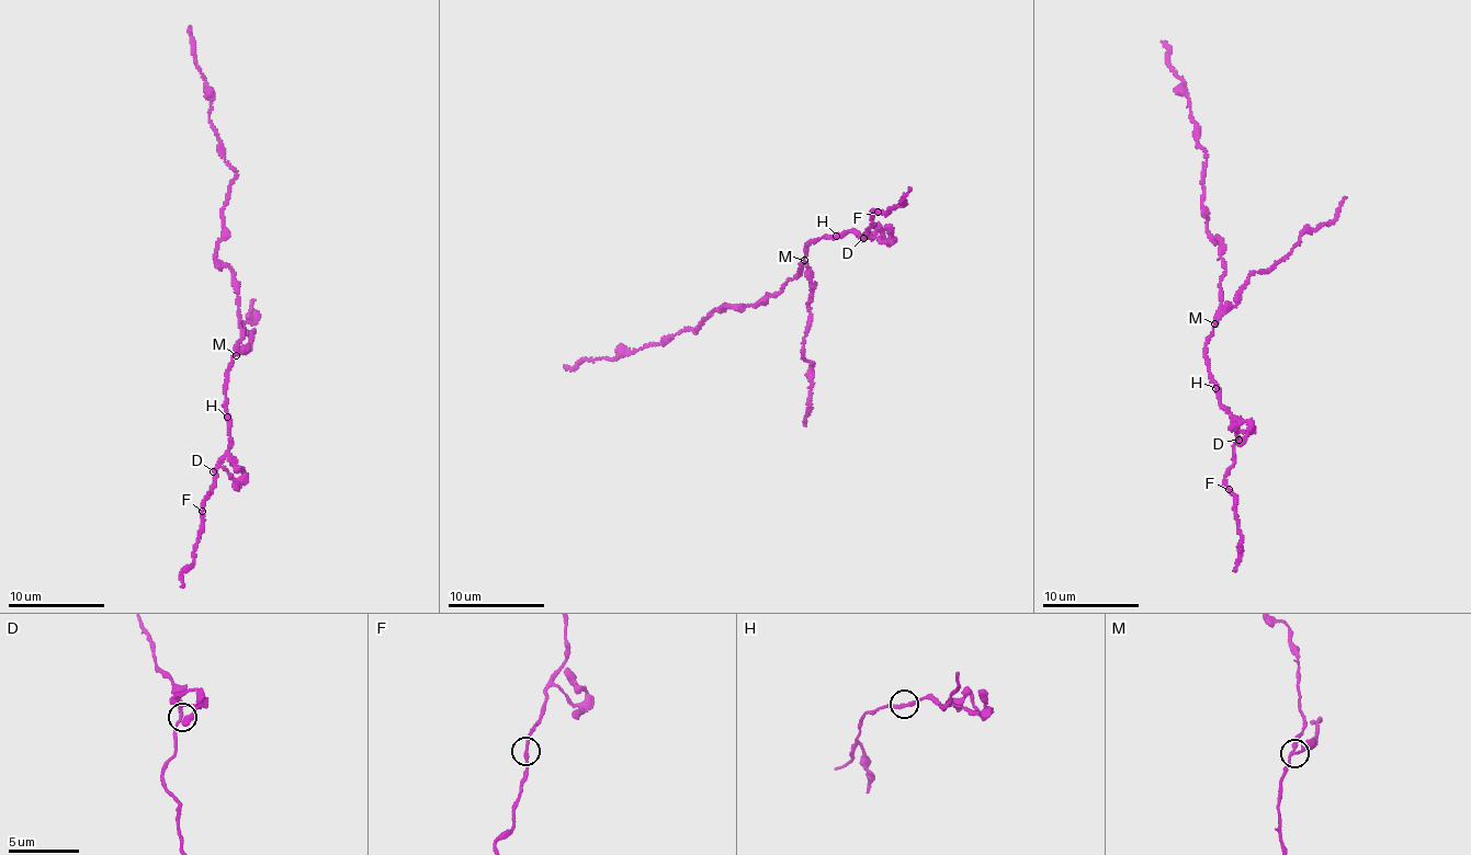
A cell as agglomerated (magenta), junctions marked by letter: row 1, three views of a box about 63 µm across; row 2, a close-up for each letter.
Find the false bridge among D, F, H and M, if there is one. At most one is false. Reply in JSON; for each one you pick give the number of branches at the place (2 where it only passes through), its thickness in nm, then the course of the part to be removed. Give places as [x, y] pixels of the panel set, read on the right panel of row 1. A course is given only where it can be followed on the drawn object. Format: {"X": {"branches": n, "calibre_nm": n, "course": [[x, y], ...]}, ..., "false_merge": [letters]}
{"M": {"branches": 3, "calibre_nm": 190, "course": [[1215, 322], [1248, 276], [1262, 273], [1292, 250], [1305, 232], [1312, 234], [1336, 217], [1336, 209], [1346, 197]]}, "false_merge": ["M"]}

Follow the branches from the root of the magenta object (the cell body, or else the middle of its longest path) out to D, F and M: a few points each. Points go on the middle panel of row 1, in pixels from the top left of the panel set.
D: (783, 284), (802, 272), (807, 244), (814, 239), (825, 235), (841, 235), (848, 230), (863, 238)
F: (783, 284), (802, 272), (807, 244), (848, 230), (864, 237), (875, 225), (872, 214), (878, 212)
M: (783, 284), (802, 272), (805, 261)

